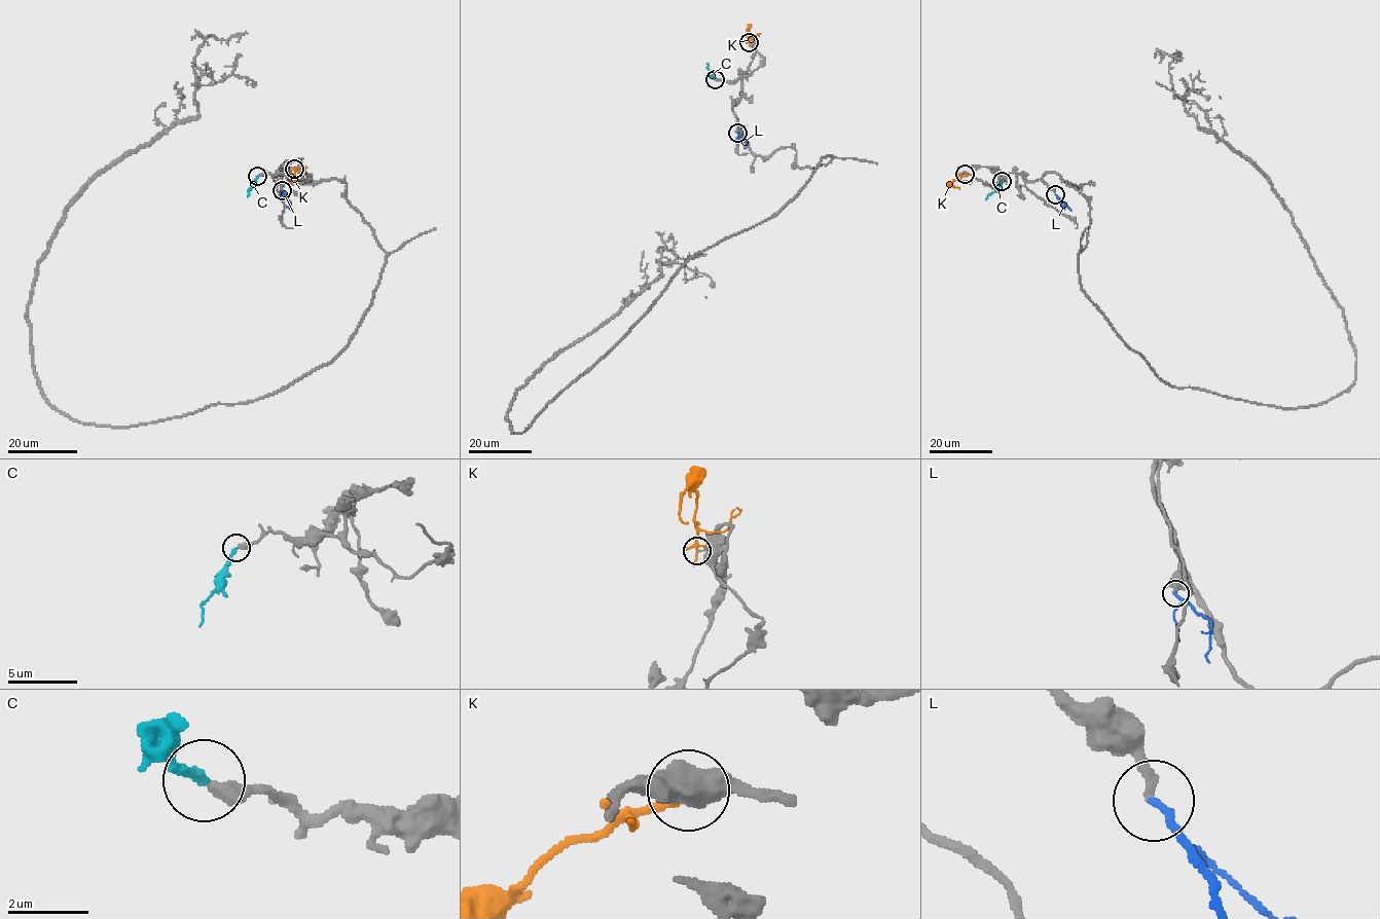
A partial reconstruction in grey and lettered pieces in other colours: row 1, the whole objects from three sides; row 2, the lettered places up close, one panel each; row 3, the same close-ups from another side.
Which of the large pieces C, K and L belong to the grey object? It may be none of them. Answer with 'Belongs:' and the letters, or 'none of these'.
Belongs: C

